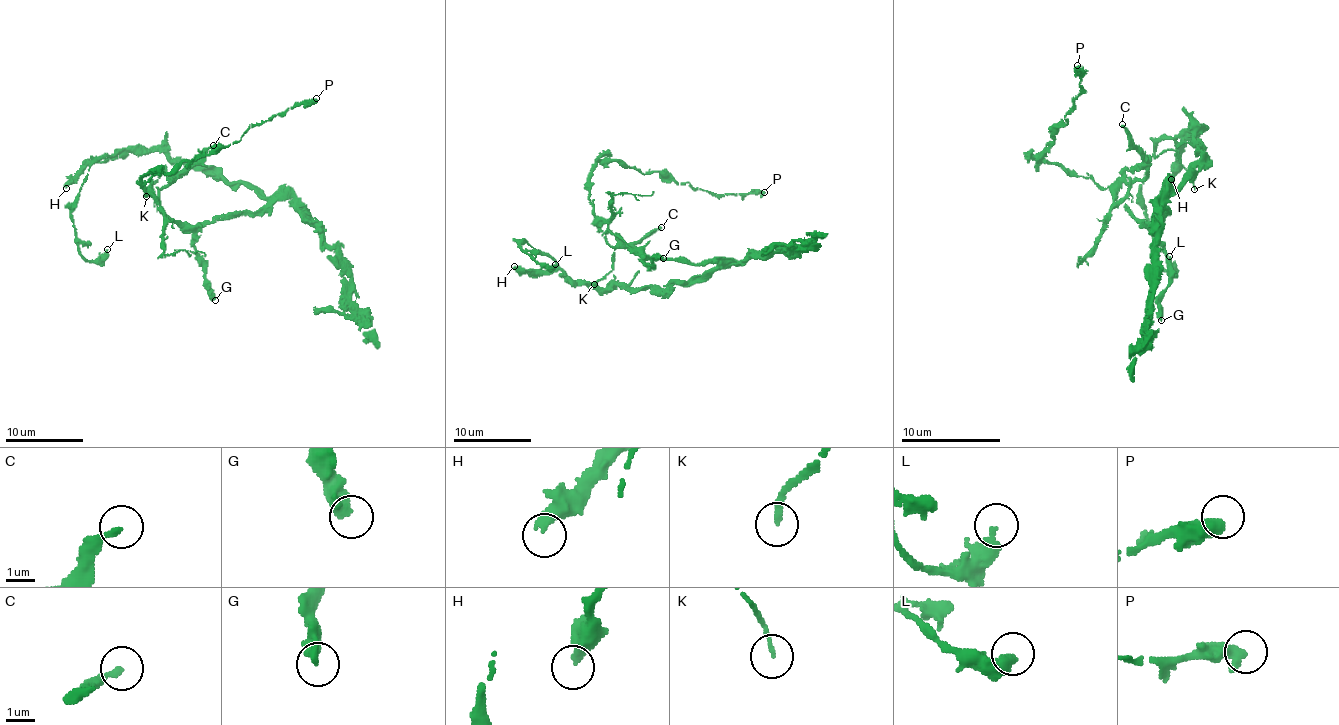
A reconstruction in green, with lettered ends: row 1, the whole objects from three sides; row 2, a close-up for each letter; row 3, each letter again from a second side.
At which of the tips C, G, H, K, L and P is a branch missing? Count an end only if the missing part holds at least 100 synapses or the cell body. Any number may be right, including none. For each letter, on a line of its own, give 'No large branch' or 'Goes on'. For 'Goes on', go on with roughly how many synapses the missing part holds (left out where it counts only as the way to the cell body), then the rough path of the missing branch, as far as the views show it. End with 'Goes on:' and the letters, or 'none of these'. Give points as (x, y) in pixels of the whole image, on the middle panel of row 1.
C: No large branch
G: No large branch
H: No large branch
K: No large branch
L: No large branch
P: No large branch
Goes on: none of these

